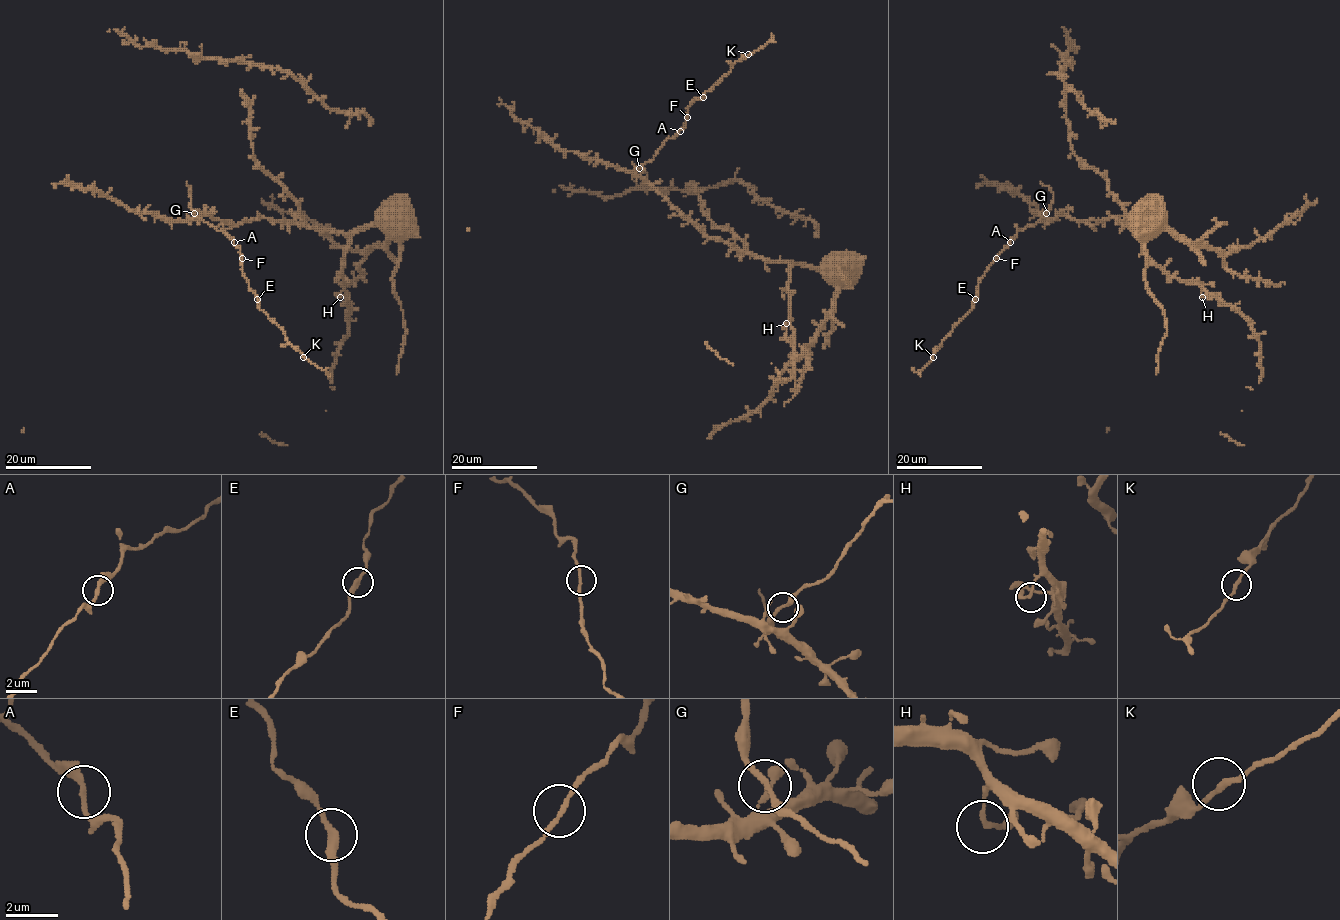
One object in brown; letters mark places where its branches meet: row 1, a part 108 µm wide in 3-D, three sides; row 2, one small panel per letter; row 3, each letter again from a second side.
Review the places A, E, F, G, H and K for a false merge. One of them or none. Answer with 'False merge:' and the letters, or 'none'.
False merge: none

